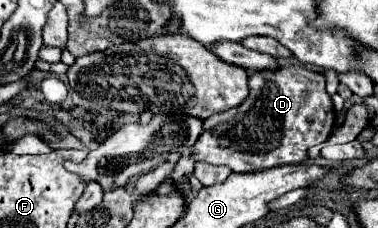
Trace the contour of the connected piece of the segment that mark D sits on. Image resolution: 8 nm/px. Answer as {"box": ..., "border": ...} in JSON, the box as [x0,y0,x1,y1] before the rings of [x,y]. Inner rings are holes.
{"box":[191,65,335,173],"border":[[[287,65],[277,71],[253,71],[249,95],[237,115],[203,131],[191,149],[193,161],[225,165],[235,173],[253,173],[287,163],[303,163],[307,149],[327,141],[335,125],[333,101],[325,91],[325,77],[307,65]]]}

